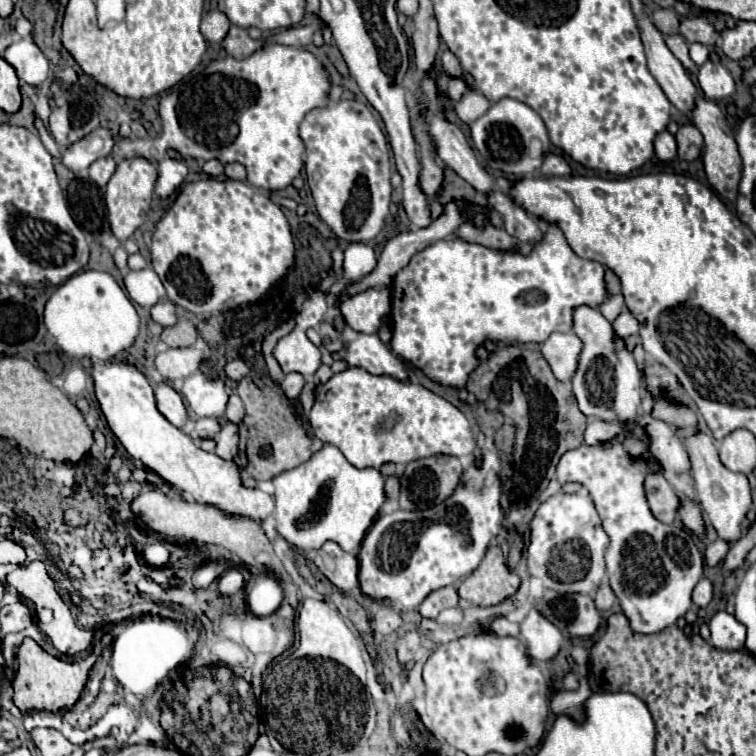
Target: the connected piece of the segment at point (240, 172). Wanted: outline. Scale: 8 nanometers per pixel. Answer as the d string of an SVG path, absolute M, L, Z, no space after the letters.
M229 163L229 165L225 165L225 177L245 181L245 167L241 163Z

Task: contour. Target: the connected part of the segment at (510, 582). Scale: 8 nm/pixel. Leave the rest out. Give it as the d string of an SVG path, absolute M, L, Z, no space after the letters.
M497 545L487 547L487 553L475 573L463 579L457 593L471 605L497 605L505 597L513 595L519 587L519 577L509 571L505 555Z

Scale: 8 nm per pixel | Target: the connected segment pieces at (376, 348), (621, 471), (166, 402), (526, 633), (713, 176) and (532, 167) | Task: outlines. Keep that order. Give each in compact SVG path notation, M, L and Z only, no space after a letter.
M359 333L357 339L347 341L343 349L343 359L349 367L363 367L373 375L391 375L397 379L407 379L407 369L403 361L391 353L379 335Z
M639 427L639 435L637 435L637 431L635 431L635 433L627 433L625 437L615 437L613 441L603 443L603 445L585 445L585 443L583 443L581 447L567 451L567 453L559 459L559 465L557 465L557 481L559 481L561 485L567 483L567 481L581 483L581 485L589 491L589 495L591 495L591 499L593 499L593 503L595 503L595 509L597 509L597 513L599 513L599 517L601 517L601 521L603 521L603 529L605 529L605 533L609 535L609 545L607 545L607 549L605 549L605 565L607 565L609 583L611 583L611 589L613 589L613 593L615 593L615 597L617 597L617 601L619 601L625 617L629 619L631 629L637 631L637 633L657 633L657 631L663 631L665 627L673 625L679 617L683 617L683 615L691 609L691 605L693 605L693 603L691 603L691 591L693 591L693 587L697 585L697 581L701 581L701 577L703 577L703 553L697 549L697 545L695 545L695 541L693 541L693 535L687 533L685 529L677 529L675 525L665 525L665 523L661 523L659 519L653 517L653 513L651 513L651 509L649 509L649 503L647 503L647 497L645 497L645 487L643 487L643 485L645 485L645 477L647 477L649 471L651 471L649 439L647 439L647 433L645 433L641 427Z
M159 383L155 387L155 401L161 415L165 415L175 427L183 427L187 423L187 409L181 395L173 387L169 387L167 383Z
M531 609L525 621L521 623L521 637L527 645L527 655L535 663L549 663L557 657L563 635L551 625L537 609Z
M699 97L697 99L697 107L691 115L695 127L703 133L705 137L705 147L703 147L703 165L705 165L705 173L707 173L707 179L711 183L711 187L725 199L729 201L735 201L737 197L737 187L739 187L739 181L741 181L741 157L739 157L739 151L737 151L737 143L735 143L735 135L733 135L733 129L729 127L725 115L721 113L721 109L709 101L709 99L703 99Z
M511 97L493 103L485 115L471 123L471 139L491 169L511 175L533 175L551 147L543 119L529 105Z

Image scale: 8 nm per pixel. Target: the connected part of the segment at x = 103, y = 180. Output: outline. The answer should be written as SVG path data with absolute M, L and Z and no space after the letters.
M111 155L109 157L103 157L103 159L95 161L95 163L91 163L91 167L89 167L89 175L91 175L91 179L99 187L105 187L113 173L115 173L115 161L113 161Z

